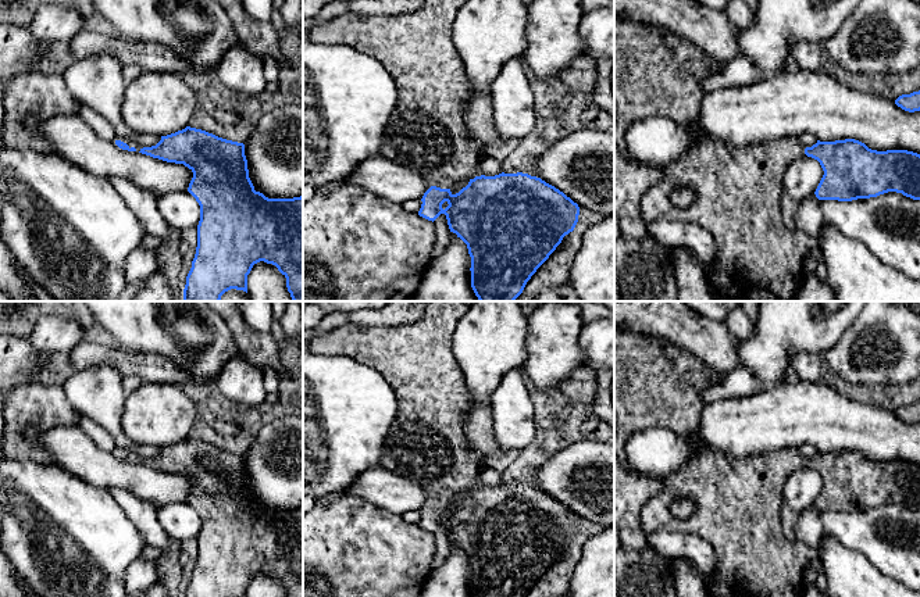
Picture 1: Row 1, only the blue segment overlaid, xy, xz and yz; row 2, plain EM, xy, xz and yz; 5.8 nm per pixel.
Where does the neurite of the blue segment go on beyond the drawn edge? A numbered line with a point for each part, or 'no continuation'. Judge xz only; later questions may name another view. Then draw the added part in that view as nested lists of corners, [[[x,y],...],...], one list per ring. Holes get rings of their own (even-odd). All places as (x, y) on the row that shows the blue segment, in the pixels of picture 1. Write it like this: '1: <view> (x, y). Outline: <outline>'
1: xz (425, 131). Outline: [[[424,0],[416,12],[396,15],[347,12],[310,29],[313,42],[350,46],[384,65],[397,87],[397,101],[386,121],[379,155],[418,172],[429,186],[441,189],[474,179],[482,158],[464,122],[473,86],[452,37],[464,3]]]

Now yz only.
1: yz (738, 190). Outline: [[[795,136],[756,142],[746,147],[735,147],[718,139],[700,139],[689,147],[675,162],[660,167],[664,179],[652,186],[641,199],[643,224],[655,221],[693,222],[705,228],[717,249],[717,261],[703,264],[707,283],[725,301],[792,301],[796,289],[805,279],[803,260],[816,249],[816,240],[802,230],[789,230],[781,218],[782,176],[787,167],[805,155],[805,146]],[[677,186],[687,186],[696,194],[688,208],[678,208],[670,201],[670,193]]]

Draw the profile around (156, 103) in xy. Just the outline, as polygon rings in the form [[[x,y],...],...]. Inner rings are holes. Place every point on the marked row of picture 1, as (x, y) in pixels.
[[[143,71],[129,82],[122,100],[125,124],[140,135],[167,136],[189,126],[196,96],[188,78]]]

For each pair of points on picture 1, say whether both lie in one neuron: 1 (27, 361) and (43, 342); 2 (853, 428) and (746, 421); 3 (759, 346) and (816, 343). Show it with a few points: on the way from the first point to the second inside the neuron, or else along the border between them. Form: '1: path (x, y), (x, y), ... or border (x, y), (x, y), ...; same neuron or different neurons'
1: border (27, 338), (42, 354); different neurons
2: path (827, 421), (773, 421); same neuron
3: path (773, 343), (802, 342); same neuron

